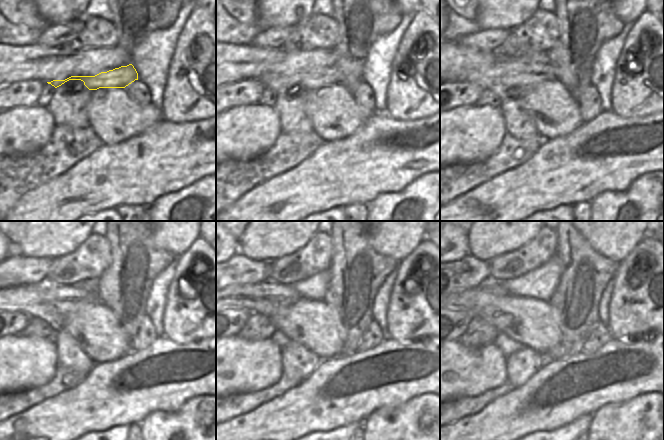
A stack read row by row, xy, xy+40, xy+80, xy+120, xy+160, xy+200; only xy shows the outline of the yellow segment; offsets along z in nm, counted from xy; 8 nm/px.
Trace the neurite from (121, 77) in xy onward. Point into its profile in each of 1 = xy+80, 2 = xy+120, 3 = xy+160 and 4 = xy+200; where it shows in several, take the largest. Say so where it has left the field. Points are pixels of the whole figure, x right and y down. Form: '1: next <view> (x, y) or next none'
1: next xy+80 (509, 80)
2: next xy+120 (57, 304)
3: next xy+160 (266, 298)
4: next xy+200 (466, 300)

